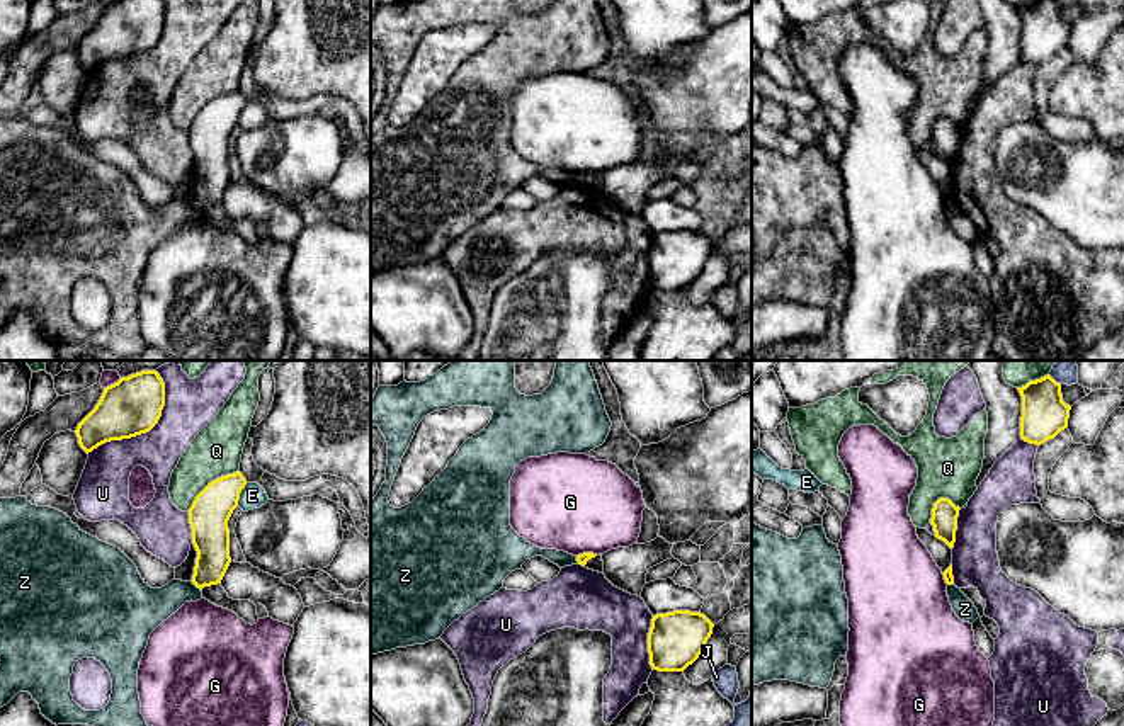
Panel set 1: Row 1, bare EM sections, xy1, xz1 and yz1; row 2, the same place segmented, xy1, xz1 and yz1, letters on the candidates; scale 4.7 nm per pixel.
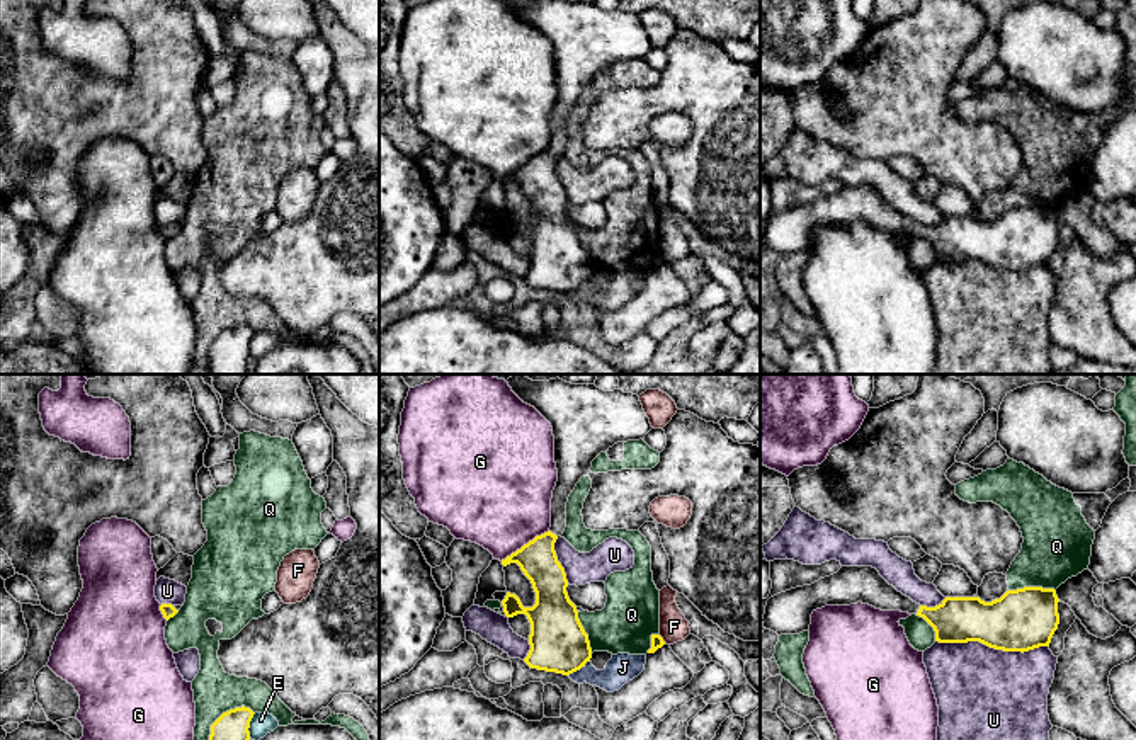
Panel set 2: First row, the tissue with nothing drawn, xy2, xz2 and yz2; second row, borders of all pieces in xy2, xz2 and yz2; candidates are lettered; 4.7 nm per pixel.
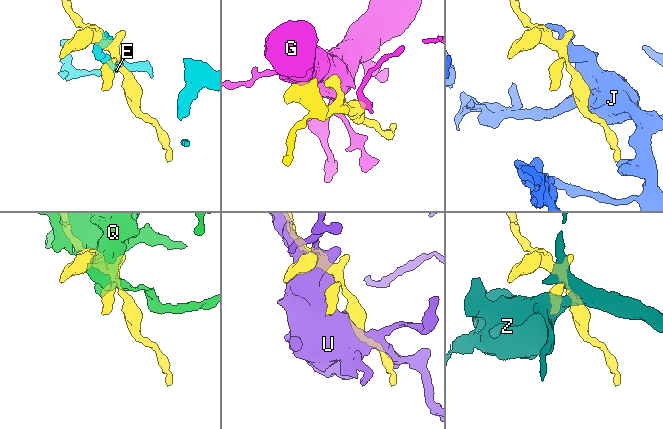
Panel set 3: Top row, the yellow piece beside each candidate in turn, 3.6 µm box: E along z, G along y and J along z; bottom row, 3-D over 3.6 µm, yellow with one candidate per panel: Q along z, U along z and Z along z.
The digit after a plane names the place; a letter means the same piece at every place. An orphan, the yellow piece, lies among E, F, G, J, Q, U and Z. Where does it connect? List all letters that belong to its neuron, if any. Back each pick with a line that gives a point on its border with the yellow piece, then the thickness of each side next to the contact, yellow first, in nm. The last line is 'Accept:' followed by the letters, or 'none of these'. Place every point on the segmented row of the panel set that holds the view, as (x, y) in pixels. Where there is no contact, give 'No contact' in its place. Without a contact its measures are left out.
Accept: none of these

